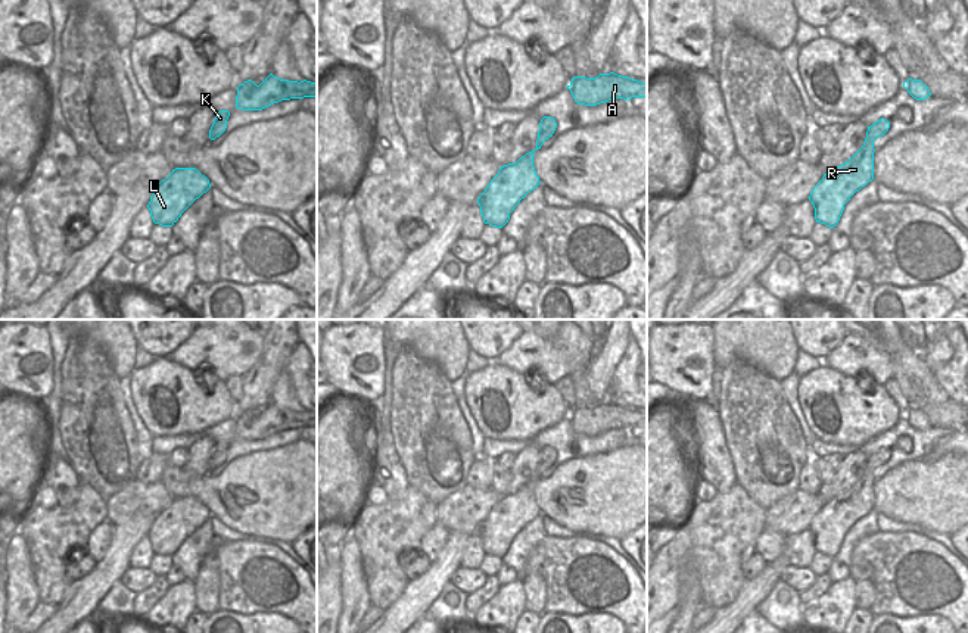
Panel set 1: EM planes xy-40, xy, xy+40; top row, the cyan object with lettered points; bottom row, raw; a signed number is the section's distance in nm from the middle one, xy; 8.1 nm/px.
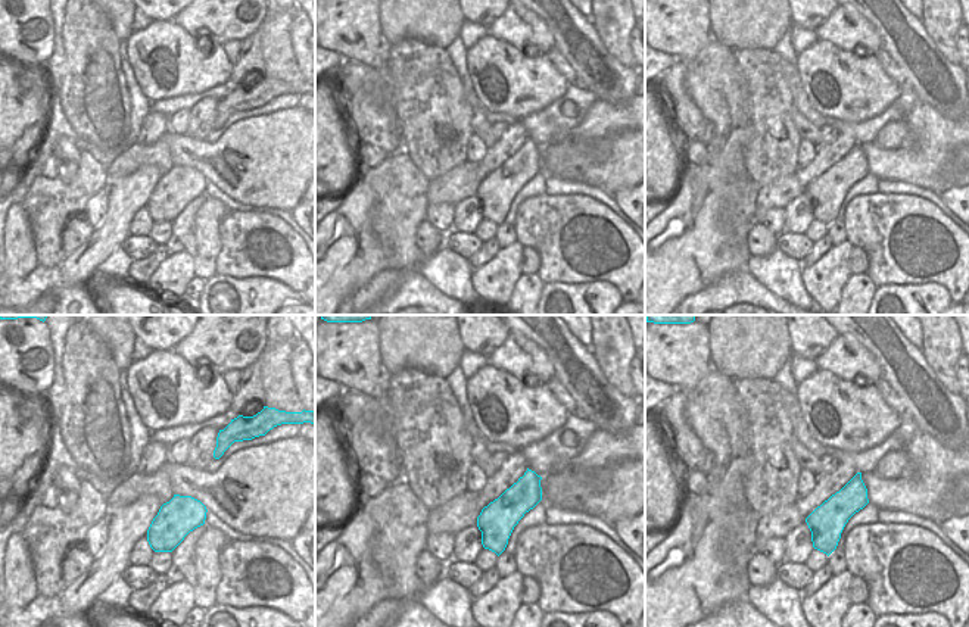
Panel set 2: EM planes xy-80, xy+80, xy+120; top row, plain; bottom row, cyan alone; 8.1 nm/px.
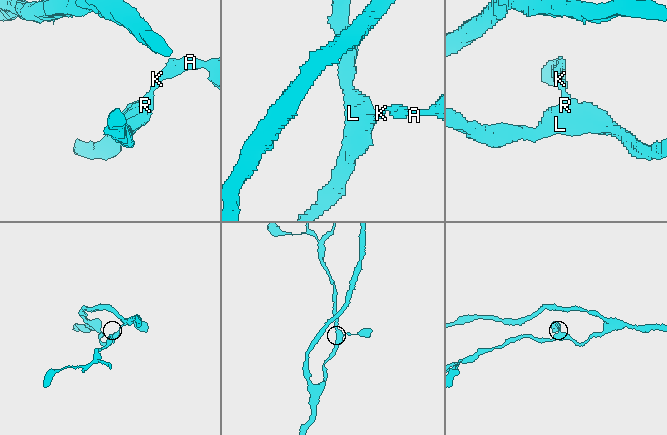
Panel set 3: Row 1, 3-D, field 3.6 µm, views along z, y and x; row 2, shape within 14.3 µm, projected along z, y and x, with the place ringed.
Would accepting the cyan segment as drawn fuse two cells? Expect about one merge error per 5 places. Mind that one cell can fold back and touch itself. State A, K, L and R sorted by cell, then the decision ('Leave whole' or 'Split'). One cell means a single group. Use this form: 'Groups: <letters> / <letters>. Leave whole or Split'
Groups: A K L R. Leave whole.

